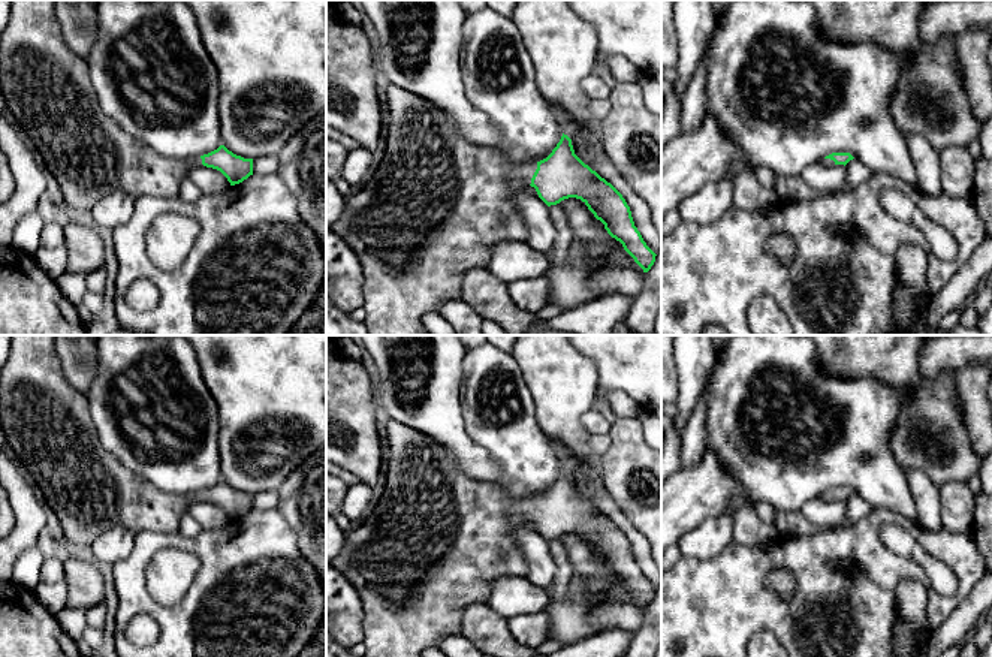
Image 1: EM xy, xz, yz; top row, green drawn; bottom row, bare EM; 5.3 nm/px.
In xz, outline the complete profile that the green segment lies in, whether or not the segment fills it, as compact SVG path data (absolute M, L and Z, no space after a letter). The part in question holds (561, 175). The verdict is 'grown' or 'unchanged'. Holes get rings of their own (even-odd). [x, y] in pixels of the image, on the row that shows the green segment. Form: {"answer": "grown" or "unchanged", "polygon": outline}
{"answer": "grown", "polygon": "M391 84L386 90L389 127L383 159L370 178L346 201L340 220L328 230L341 236L356 253L364 269L364 325L370 335L428 335L422 319L437 313L446 301L461 299L462 281L473 268L486 268L489 247L501 239L525 239L525 226L515 210L512 193L519 186L531 186L548 205L564 199L581 199L607 233L619 241L634 262L648 272L655 253L634 226L630 207L622 195L576 154L572 139L563 133L552 153L530 165L512 166L498 151L465 141L450 117L426 99Z"}

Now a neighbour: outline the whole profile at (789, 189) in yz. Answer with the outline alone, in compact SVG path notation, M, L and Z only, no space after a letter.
M853 159L845 165L845 172L847 180L844 186L835 192L814 190L805 184L800 175L778 177L774 190L777 199L781 202L806 201L851 190L865 183L872 175L872 171L857 159Z

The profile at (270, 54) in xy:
M183 0L195 13L200 39L217 67L223 145L244 159L278 156L311 118L326 112L326 0Z

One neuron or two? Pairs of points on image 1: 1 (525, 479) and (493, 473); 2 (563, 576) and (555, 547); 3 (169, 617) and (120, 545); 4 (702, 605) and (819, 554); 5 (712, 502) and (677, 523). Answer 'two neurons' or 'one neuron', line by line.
1: two neurons
2: one neuron
3: two neurons
4: one neuron
5: one neuron

